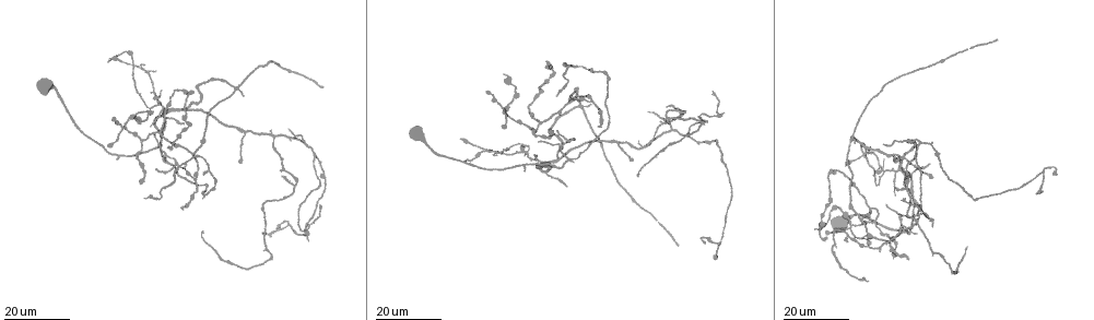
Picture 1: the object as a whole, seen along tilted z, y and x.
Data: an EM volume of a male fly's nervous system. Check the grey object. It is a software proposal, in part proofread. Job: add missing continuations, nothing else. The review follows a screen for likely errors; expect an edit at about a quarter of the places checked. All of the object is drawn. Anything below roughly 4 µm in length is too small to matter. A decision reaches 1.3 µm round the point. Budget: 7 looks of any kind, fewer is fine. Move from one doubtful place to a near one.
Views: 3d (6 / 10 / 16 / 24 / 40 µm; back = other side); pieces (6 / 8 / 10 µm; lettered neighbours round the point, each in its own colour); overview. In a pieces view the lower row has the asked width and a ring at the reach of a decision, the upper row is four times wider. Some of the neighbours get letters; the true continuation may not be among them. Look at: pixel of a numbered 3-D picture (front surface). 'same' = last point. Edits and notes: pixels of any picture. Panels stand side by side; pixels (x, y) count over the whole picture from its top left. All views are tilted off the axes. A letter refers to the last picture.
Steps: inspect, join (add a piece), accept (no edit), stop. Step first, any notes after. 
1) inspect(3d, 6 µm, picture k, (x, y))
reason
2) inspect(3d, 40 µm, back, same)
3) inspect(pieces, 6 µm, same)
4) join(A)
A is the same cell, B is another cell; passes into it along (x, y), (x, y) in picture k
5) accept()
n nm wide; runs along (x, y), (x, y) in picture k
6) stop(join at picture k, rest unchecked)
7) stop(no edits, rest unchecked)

inspect(3d, 16 µm, picture 1, (676, 246))
branch stops here

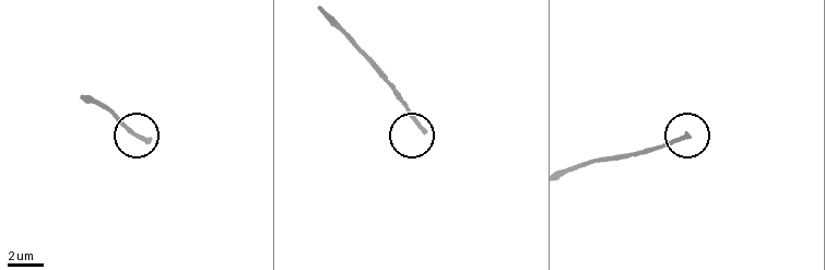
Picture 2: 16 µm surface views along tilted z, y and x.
inspect(3d, 6 µm, picture 2, (150, 140))

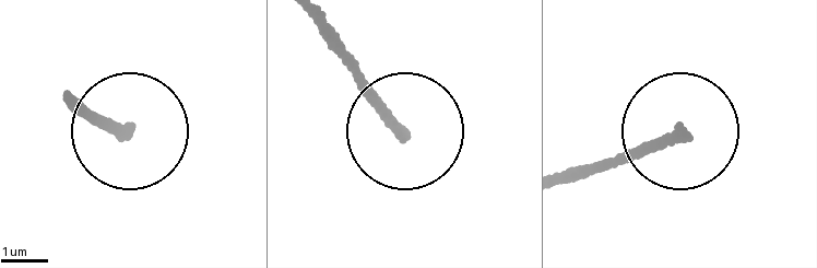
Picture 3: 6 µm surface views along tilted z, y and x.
inspect(pieces, 10 µm, picture 3, (681, 131))

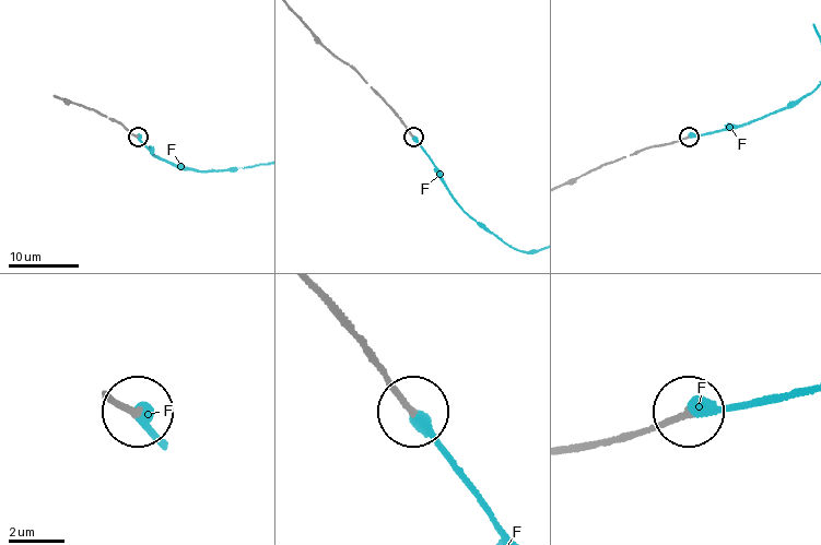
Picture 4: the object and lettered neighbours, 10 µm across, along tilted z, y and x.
join(F)
F is the same cell; passes into it along (666, 145), (689, 137), (734, 129), (805, 96) in picture 4; the neuron continues

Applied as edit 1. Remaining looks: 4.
inspect(3d, 16 µm, picture 1, (825, 233))
an open end

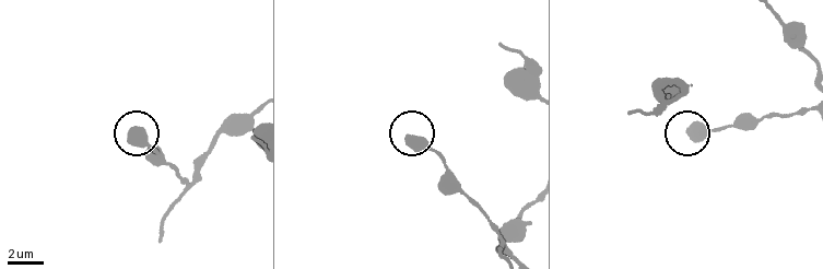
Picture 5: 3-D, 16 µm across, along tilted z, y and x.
inspect(pieces, 8 µm, picture 5, (133, 130))

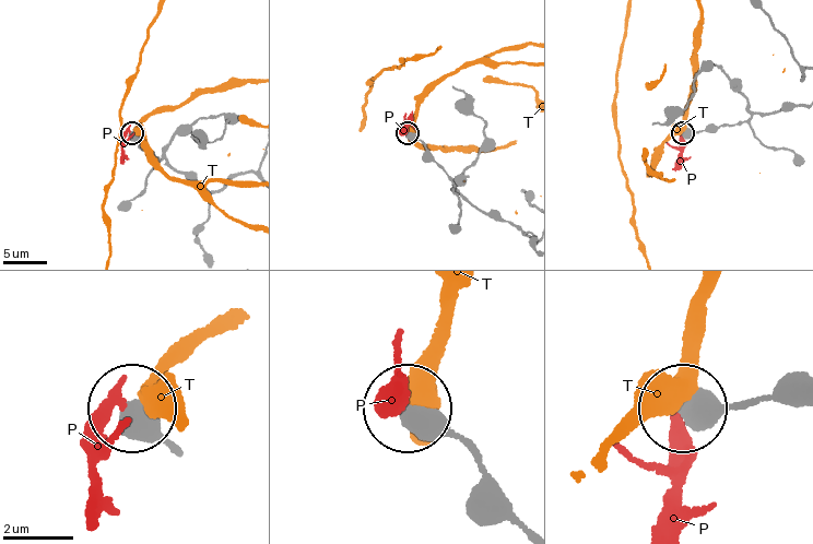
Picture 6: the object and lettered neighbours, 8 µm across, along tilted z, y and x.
accept()
P and T are other cells; runs along (519, 522), (443, 424), (410, 408) in picture 6; none of them fits

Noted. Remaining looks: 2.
inspect(3d, 24 µm, picture 1, (505, 76))
end of a long branch

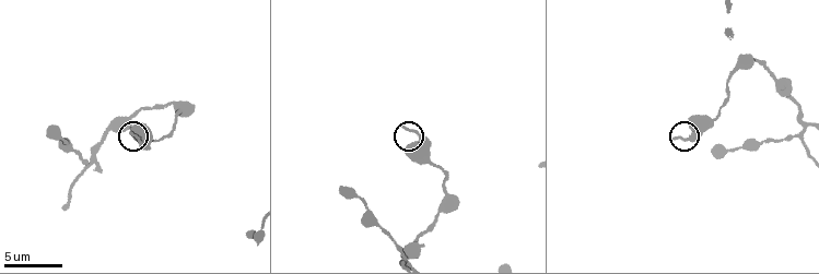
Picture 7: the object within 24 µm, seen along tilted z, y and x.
inspect(pieces, 10 µm, picture 7, (673, 137))

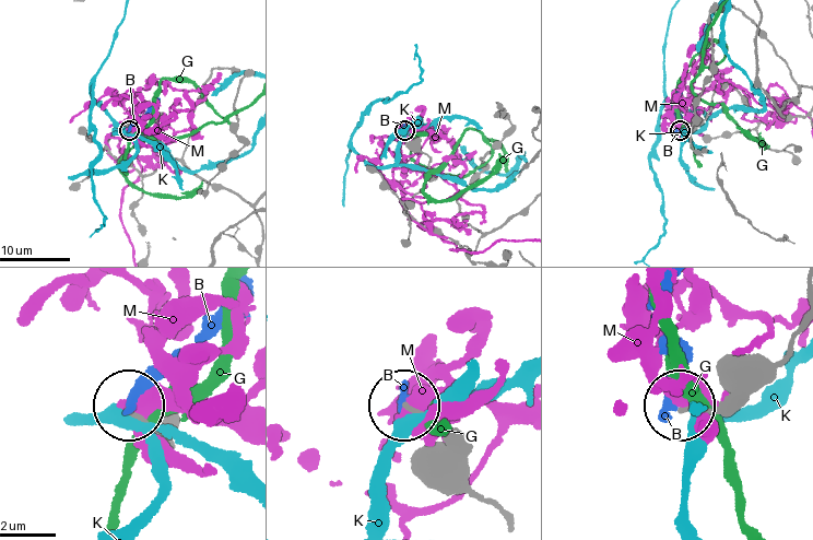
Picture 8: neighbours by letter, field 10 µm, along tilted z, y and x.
accept()
B, G, K and M are other cells; runs along (799, 330), (782, 357), (749, 386), (714, 408), (686, 406) in picture 8; none of them fits

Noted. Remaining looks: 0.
stop(join at picture 4, rest unchecked)

